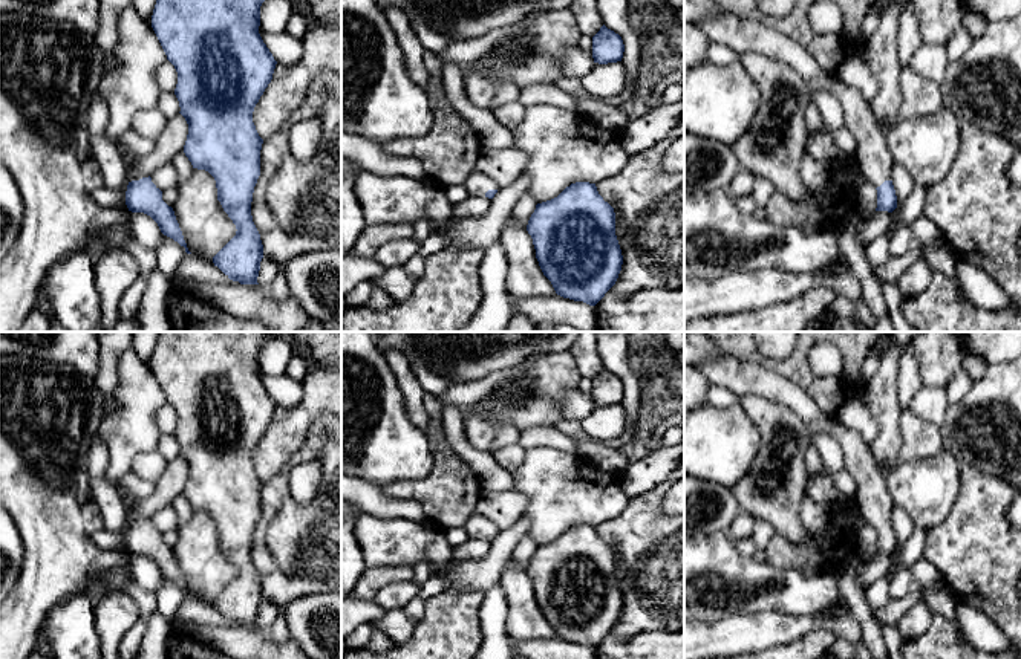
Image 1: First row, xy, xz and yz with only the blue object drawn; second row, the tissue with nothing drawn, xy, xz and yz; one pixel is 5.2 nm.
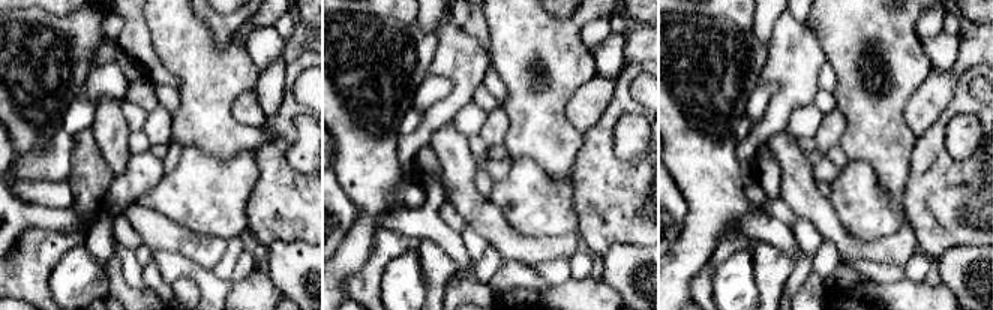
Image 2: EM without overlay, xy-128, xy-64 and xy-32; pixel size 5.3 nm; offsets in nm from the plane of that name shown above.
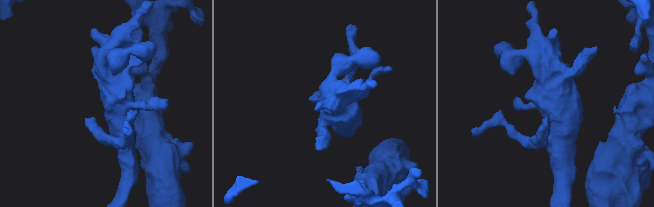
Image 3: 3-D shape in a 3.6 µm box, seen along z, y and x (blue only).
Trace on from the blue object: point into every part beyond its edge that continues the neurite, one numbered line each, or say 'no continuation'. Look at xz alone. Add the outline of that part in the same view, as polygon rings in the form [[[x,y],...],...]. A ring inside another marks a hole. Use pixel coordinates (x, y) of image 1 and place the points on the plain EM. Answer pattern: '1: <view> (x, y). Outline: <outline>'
1: xz (476, 526). Outline: [[[476,512],[465,521],[464,529],[467,531],[468,538],[479,541],[485,540],[485,535],[488,532],[499,532],[497,526],[493,521]]]

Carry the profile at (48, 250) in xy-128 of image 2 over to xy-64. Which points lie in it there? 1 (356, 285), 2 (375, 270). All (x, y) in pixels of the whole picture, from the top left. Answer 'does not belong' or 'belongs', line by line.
1: belongs
2: belongs

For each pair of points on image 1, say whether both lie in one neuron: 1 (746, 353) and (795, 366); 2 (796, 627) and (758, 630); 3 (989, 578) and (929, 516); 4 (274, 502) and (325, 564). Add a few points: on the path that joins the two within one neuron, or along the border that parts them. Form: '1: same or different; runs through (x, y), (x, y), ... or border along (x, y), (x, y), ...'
1: same; runs through (758, 358), (769, 364), (782, 366)
2: same; runs through (787, 629), (767, 630)
3: different; border along (957, 493), (951, 511), (928, 531)
4: same; runs through (282, 517), (283, 523), (309, 549)

